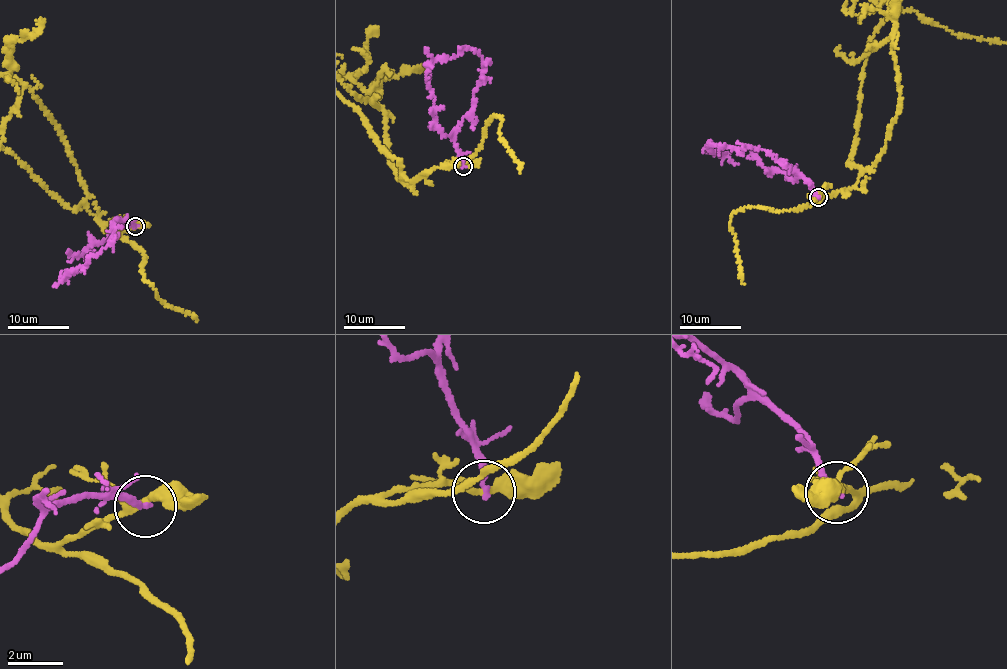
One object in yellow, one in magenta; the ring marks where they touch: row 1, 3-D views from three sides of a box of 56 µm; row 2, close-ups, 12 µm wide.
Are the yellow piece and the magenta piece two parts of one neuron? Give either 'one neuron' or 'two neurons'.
two neurons

